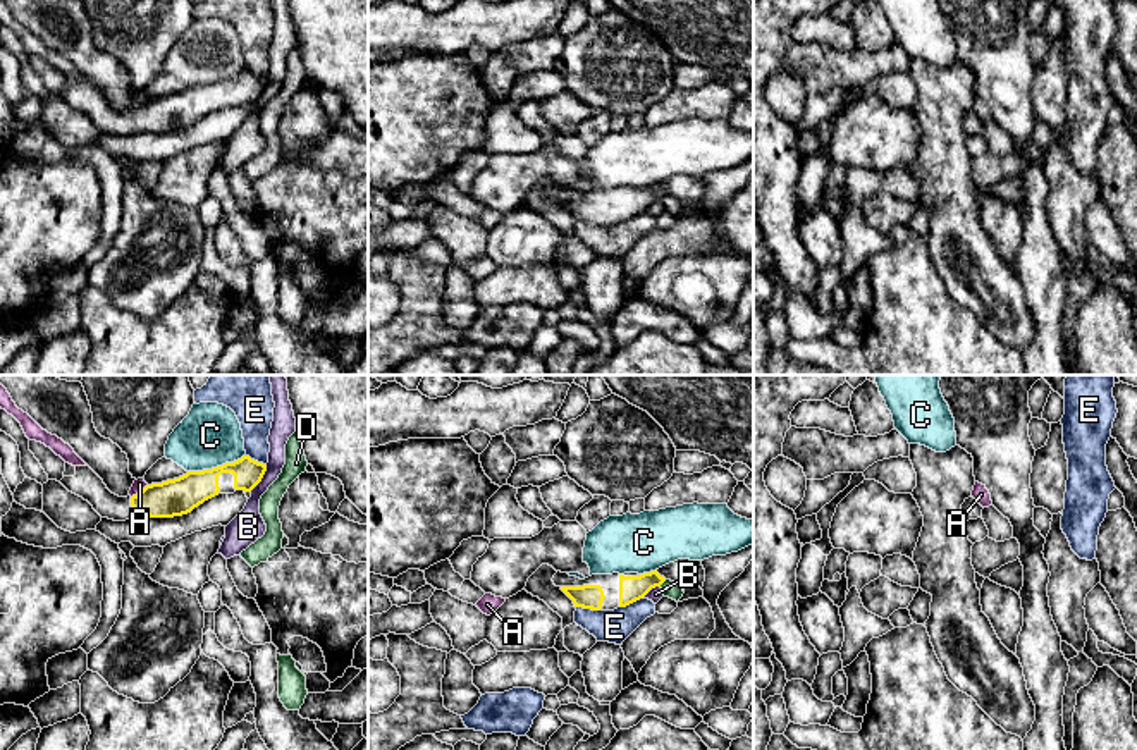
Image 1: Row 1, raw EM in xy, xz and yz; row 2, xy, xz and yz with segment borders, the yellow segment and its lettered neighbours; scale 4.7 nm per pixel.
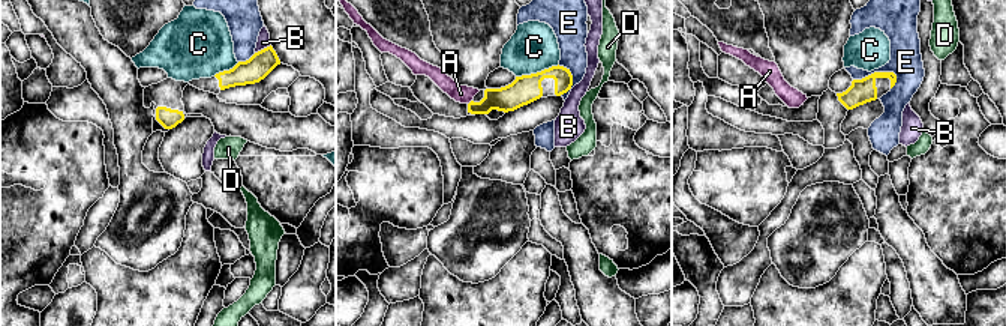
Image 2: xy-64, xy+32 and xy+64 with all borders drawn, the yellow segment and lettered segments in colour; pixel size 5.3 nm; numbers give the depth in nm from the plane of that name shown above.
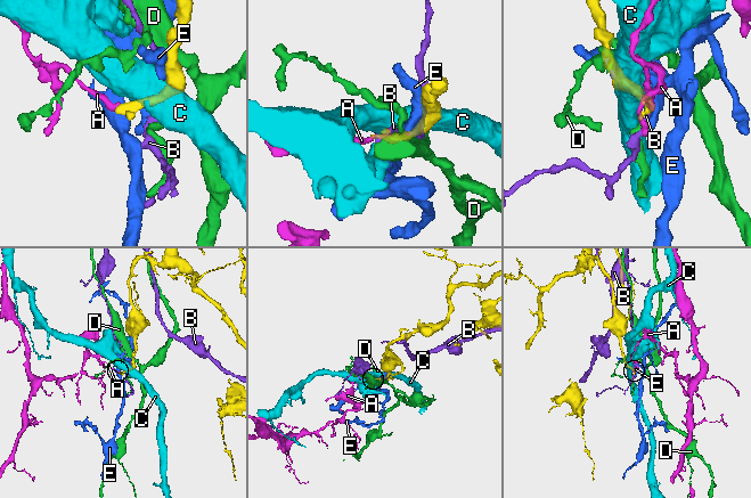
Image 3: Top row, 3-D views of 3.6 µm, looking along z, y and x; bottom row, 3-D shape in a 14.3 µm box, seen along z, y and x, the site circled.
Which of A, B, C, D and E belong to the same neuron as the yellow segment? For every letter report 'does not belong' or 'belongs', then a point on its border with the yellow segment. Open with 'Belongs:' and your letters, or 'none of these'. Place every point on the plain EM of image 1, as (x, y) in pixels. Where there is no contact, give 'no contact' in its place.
Belongs: none of these
A: does not belong; meets yellow in xy at (140, 105)
B: does not belong; meets yellow in xy at (262, 92)
C: does not belong; meets yellow in xy at (217, 81)
D: does not belong; meets yellow in xz at (663, 196)
E: does not belong; meets yellow in xz at (632, 217)

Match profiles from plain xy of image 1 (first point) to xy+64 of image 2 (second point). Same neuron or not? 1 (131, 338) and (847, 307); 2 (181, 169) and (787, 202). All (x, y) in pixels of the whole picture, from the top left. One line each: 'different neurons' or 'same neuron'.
1: same neuron
2: same neuron

